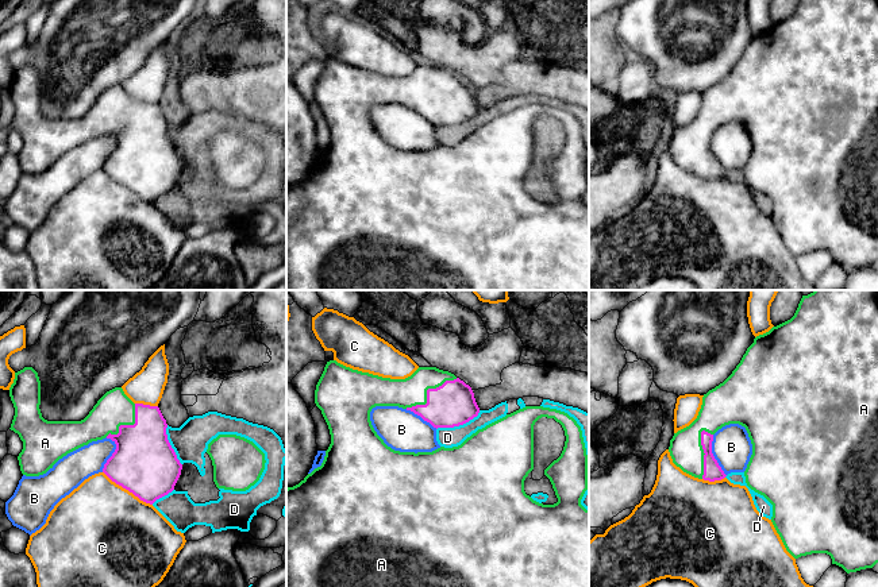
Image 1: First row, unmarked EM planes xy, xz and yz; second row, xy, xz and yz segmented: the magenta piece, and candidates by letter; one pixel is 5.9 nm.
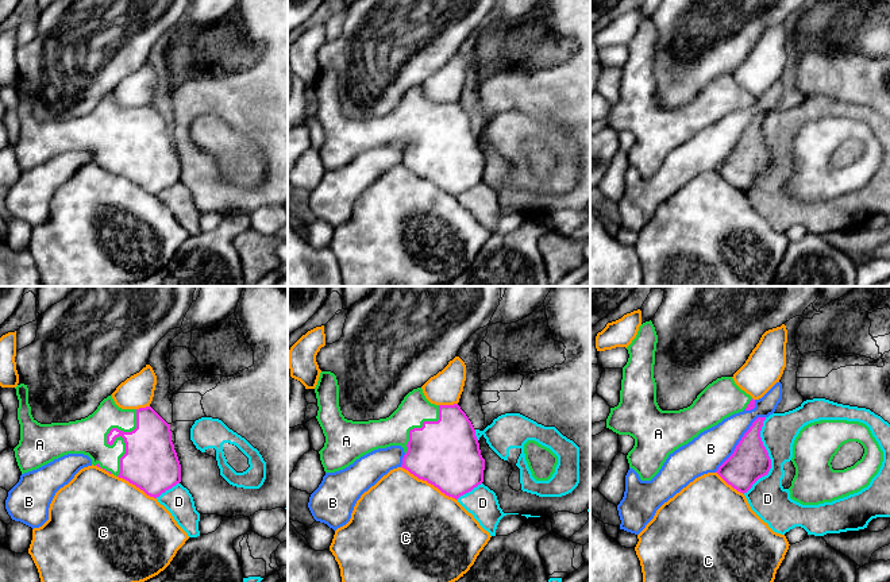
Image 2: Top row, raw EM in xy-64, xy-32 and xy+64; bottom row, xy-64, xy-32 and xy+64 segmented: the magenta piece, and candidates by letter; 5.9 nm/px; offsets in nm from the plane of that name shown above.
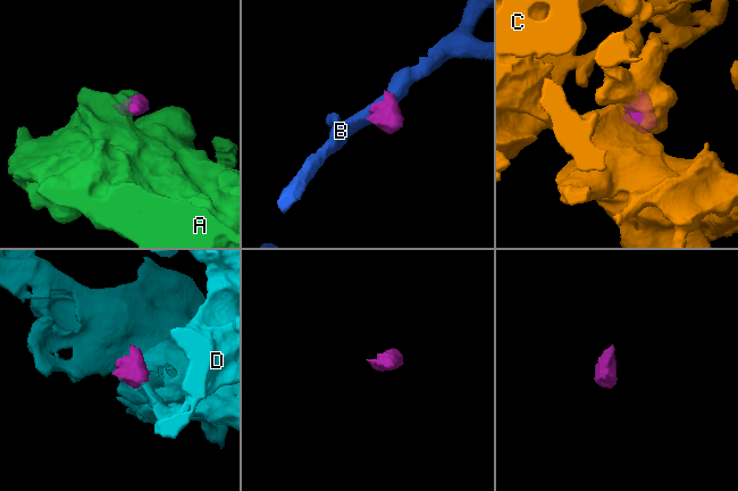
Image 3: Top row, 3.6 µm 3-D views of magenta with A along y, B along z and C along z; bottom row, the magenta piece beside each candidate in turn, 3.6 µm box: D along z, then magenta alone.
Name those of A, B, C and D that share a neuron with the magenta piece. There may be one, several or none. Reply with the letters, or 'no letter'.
A

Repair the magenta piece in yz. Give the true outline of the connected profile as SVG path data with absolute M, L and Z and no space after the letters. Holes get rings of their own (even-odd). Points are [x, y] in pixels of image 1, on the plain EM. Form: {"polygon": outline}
{"polygon": "M800 0L794 13L759 32L747 46L732 72L702 94L697 116L674 131L669 150L673 161L683 170L709 179L727 173L712 151L713 132L725 123L739 121L746 125L752 142L752 152L744 169L747 184L763 193L773 202L771 220L786 248L794 255L827 251L832 262L847 271L873 266L878 260L878 0Z"}

